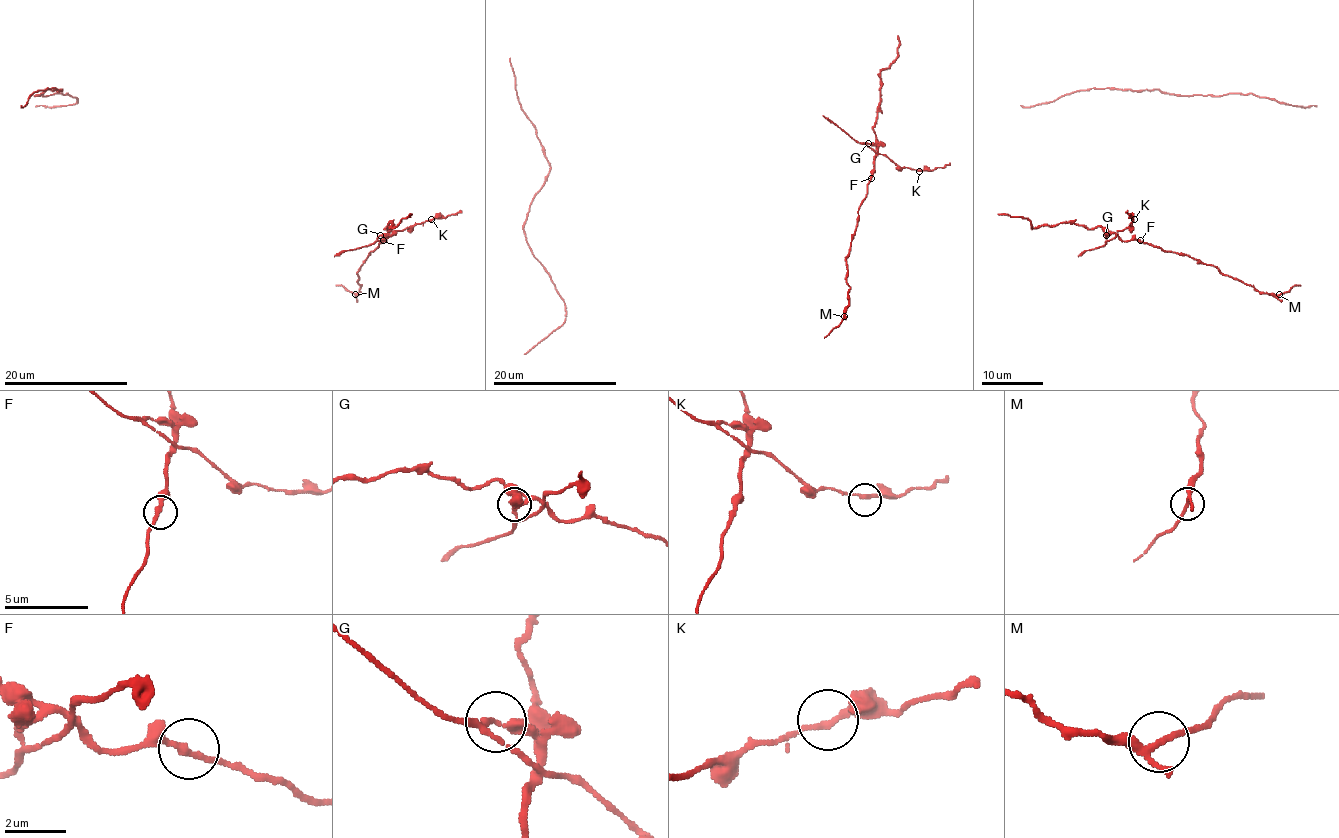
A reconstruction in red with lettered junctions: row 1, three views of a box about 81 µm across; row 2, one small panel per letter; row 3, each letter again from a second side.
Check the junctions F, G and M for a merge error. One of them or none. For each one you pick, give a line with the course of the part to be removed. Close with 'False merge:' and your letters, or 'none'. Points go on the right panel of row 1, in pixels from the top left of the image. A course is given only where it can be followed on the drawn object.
G: (1106, 234), (1109, 240), (1129, 227), (1132, 217), (1125, 213)
False merge: G

